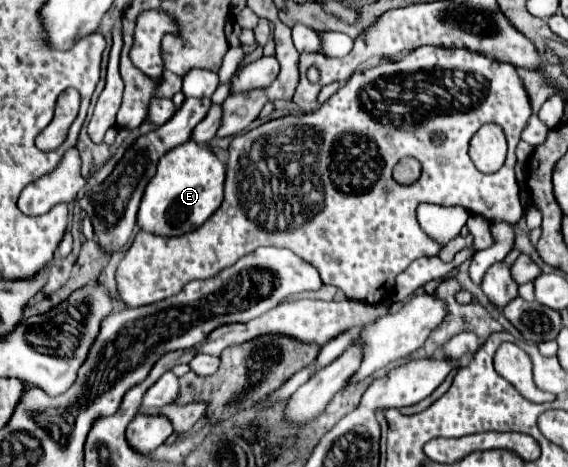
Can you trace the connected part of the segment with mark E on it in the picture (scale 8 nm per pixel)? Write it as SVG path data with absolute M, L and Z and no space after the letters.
M187 141L165 153L157 165L155 177L149 181L137 213L139 229L151 235L177 237L201 227L223 201L225 165L209 147Z

